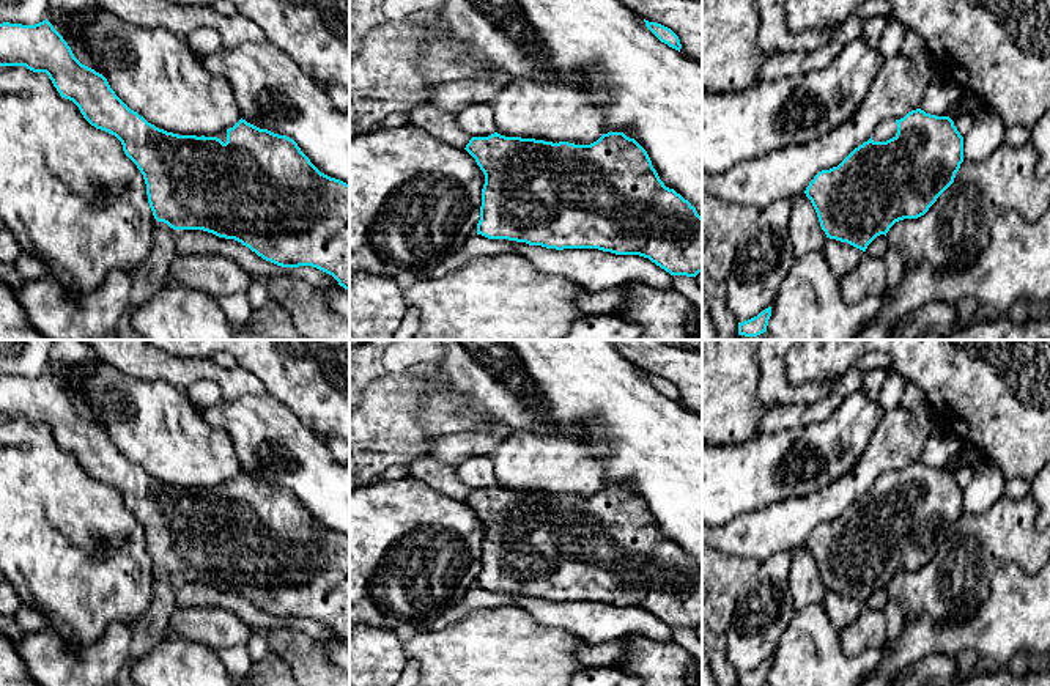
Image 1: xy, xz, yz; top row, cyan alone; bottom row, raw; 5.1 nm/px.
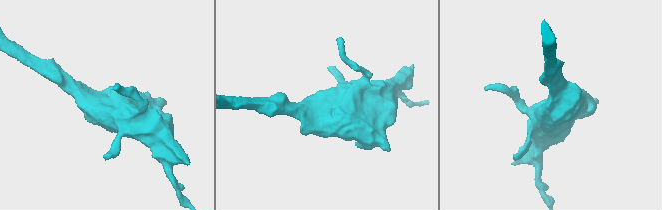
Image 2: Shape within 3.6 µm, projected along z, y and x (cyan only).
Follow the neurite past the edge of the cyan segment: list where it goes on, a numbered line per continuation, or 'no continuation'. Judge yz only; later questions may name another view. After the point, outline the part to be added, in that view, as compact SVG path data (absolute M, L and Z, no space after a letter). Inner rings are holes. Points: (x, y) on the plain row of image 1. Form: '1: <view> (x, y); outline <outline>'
1: yz (887, 482); outline M888 472L888 474L883 474L880 475L874 486L872 486L872 492L874 494L886 494L893 489L896 489L897 486L897 477L896 477L896 472Z

